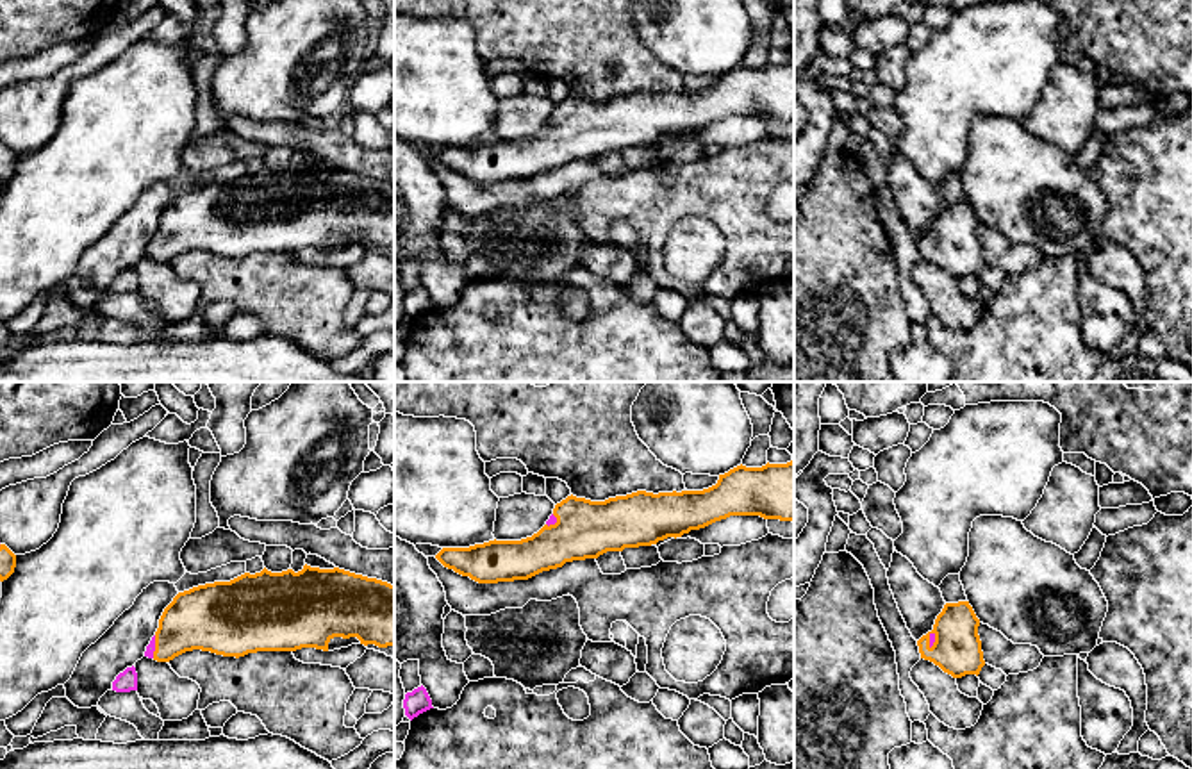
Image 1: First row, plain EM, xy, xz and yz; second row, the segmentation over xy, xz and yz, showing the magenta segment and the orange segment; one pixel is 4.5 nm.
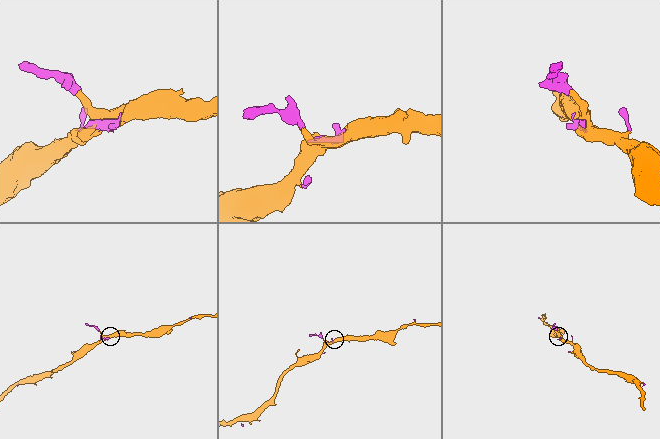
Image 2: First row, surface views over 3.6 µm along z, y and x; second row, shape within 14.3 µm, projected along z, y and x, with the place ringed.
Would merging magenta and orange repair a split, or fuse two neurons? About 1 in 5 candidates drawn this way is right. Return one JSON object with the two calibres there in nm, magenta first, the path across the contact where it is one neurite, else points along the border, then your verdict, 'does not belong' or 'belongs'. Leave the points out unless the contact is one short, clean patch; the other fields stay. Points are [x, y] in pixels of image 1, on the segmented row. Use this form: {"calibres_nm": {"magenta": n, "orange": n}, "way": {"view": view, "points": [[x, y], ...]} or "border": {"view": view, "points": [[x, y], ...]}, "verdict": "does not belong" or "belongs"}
{"calibres_nm": {"magenta": 30, "orange": 220}, "verdict": "belongs"}

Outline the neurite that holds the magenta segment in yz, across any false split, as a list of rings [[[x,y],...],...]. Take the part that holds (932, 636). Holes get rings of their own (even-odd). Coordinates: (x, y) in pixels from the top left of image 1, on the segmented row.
[[[969,601],[946,603],[933,630],[917,641],[921,658],[953,678],[978,676],[985,666],[978,626],[980,619]]]

